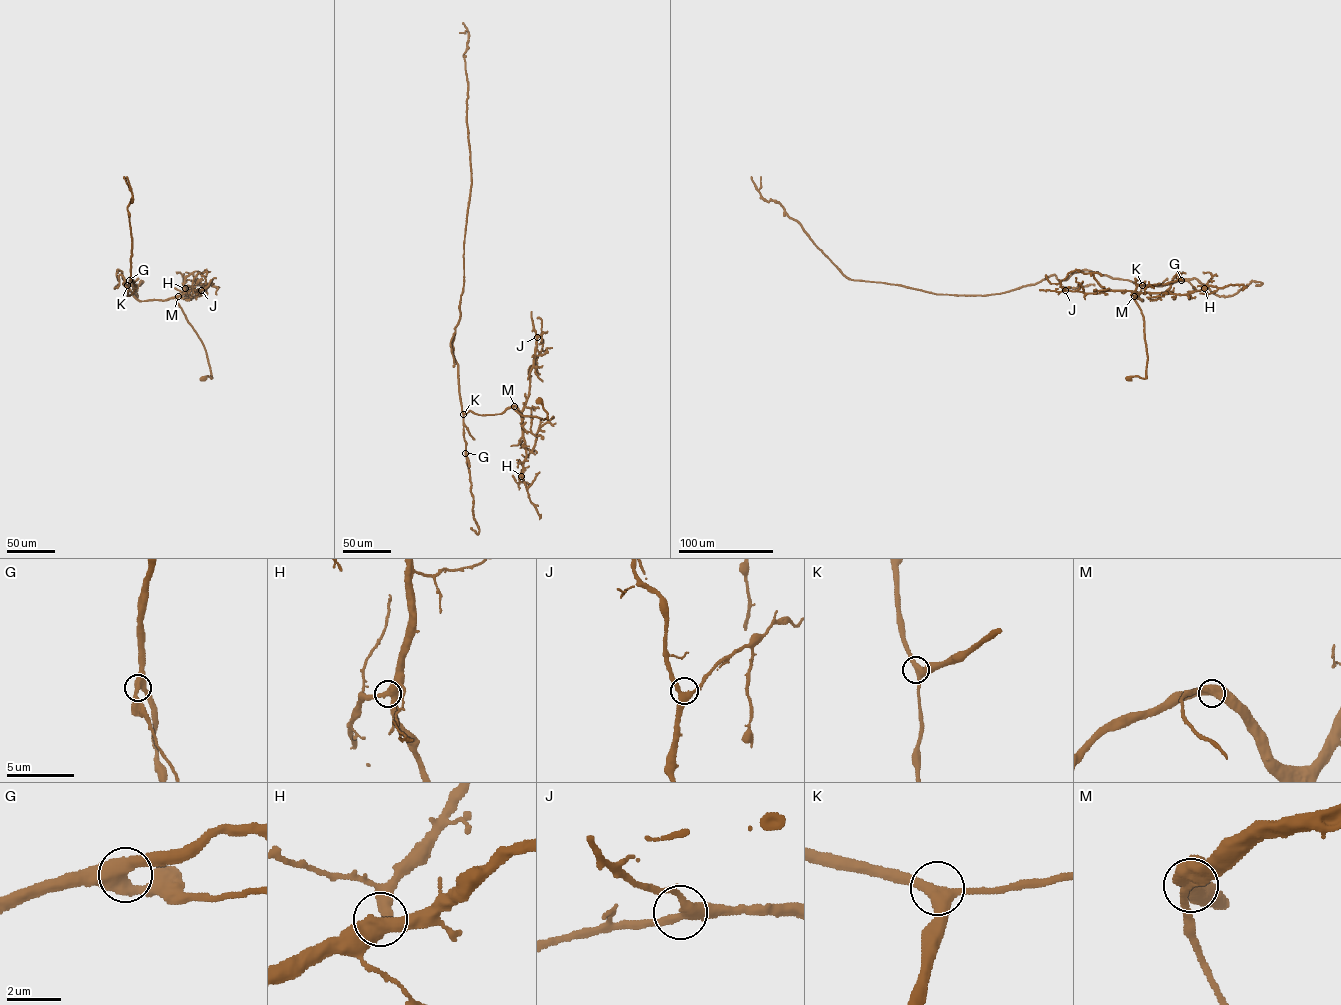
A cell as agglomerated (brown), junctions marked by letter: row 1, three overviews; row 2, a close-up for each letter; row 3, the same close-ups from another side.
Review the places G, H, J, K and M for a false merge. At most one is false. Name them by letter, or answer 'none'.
none

